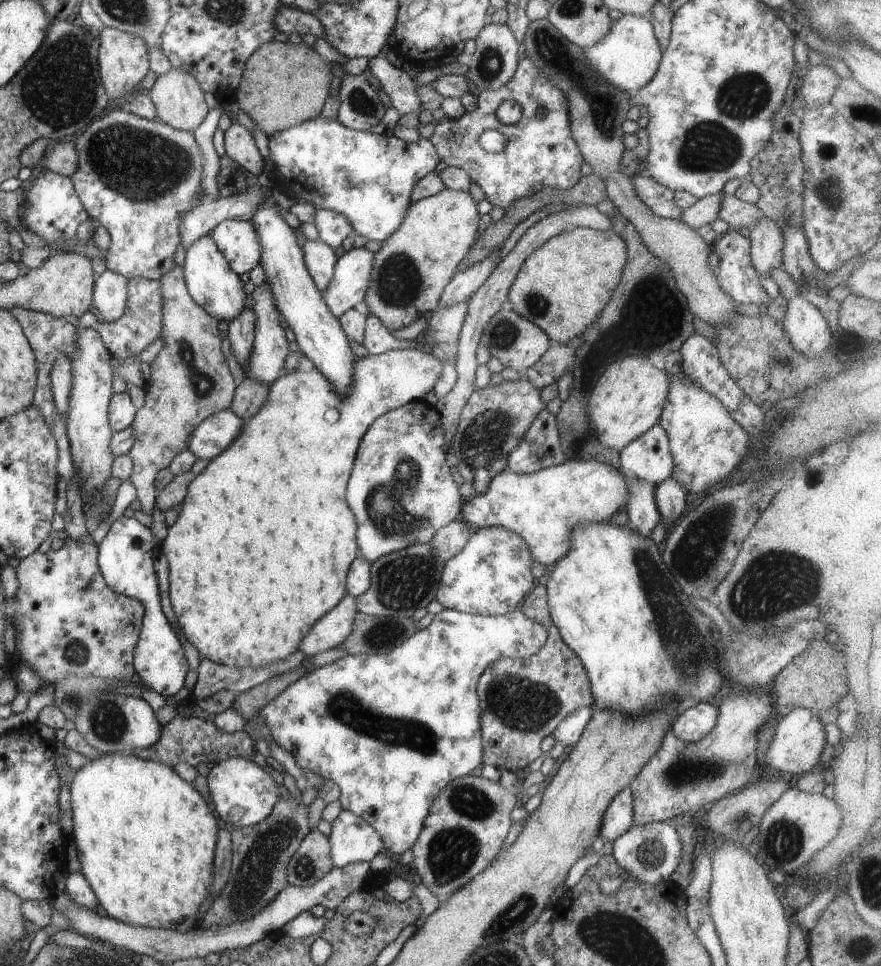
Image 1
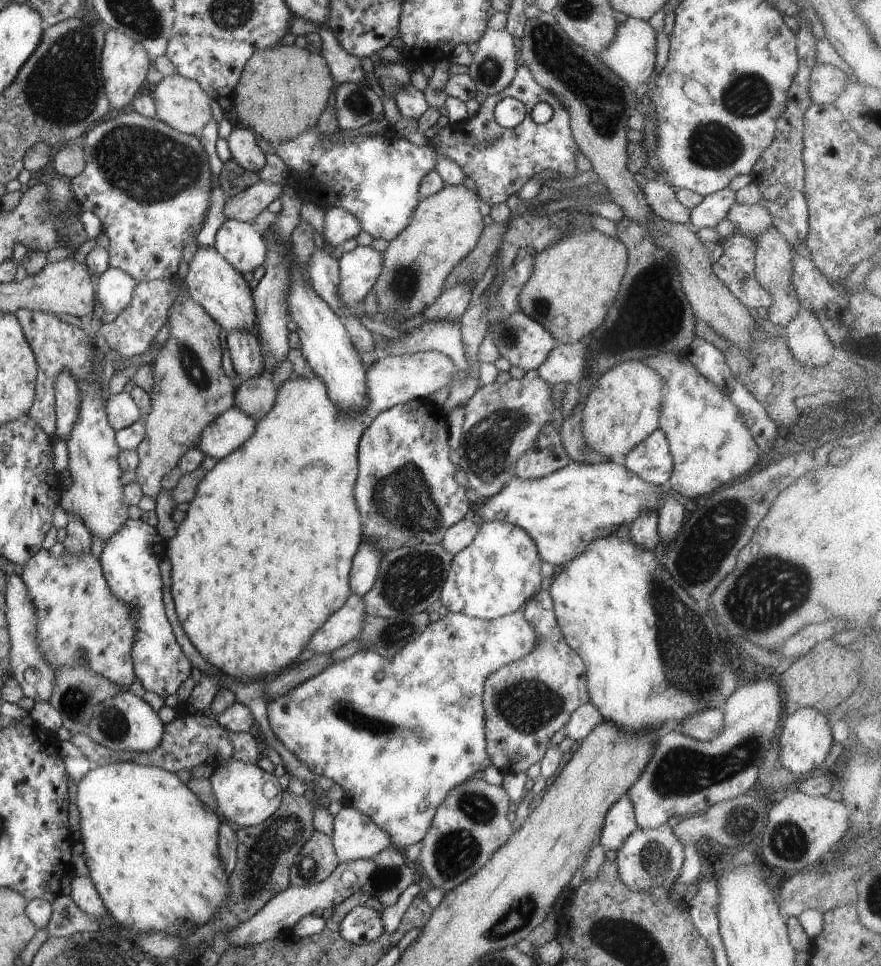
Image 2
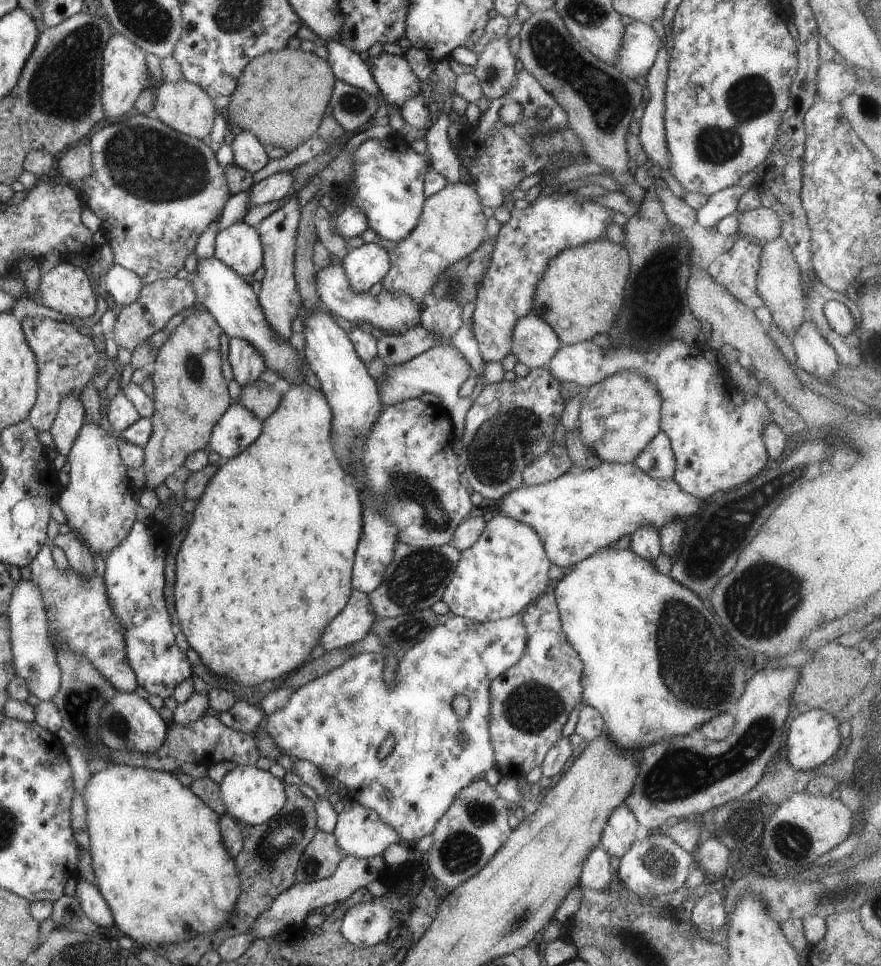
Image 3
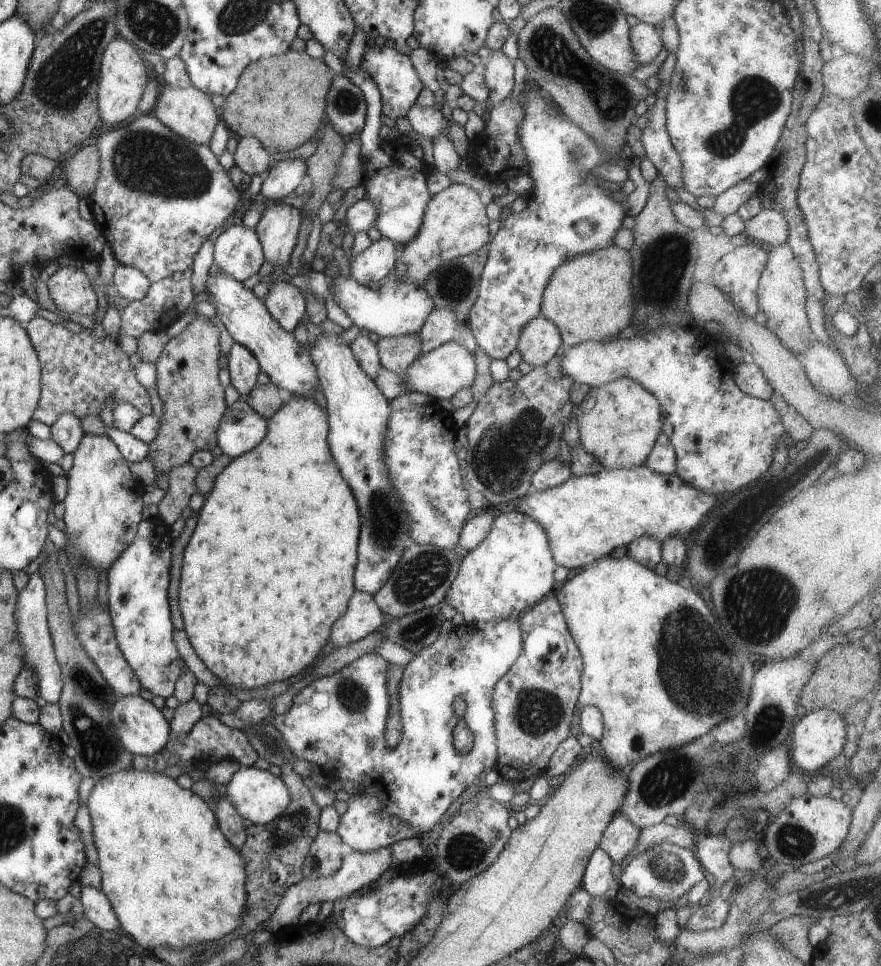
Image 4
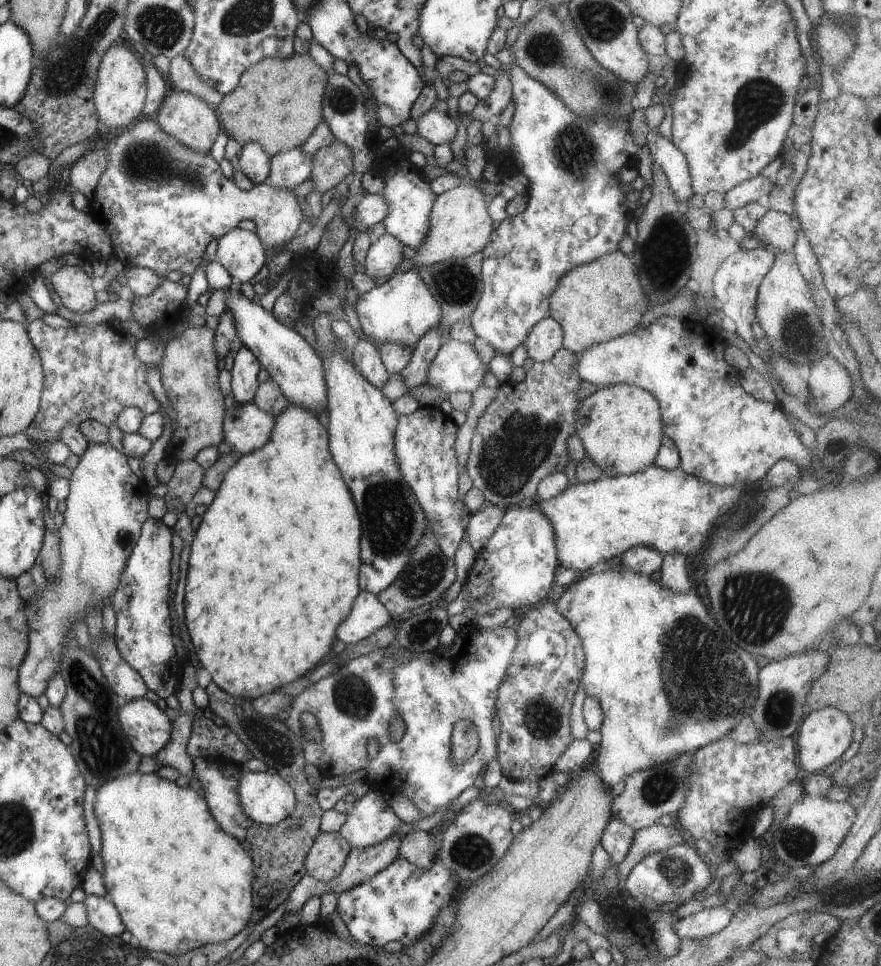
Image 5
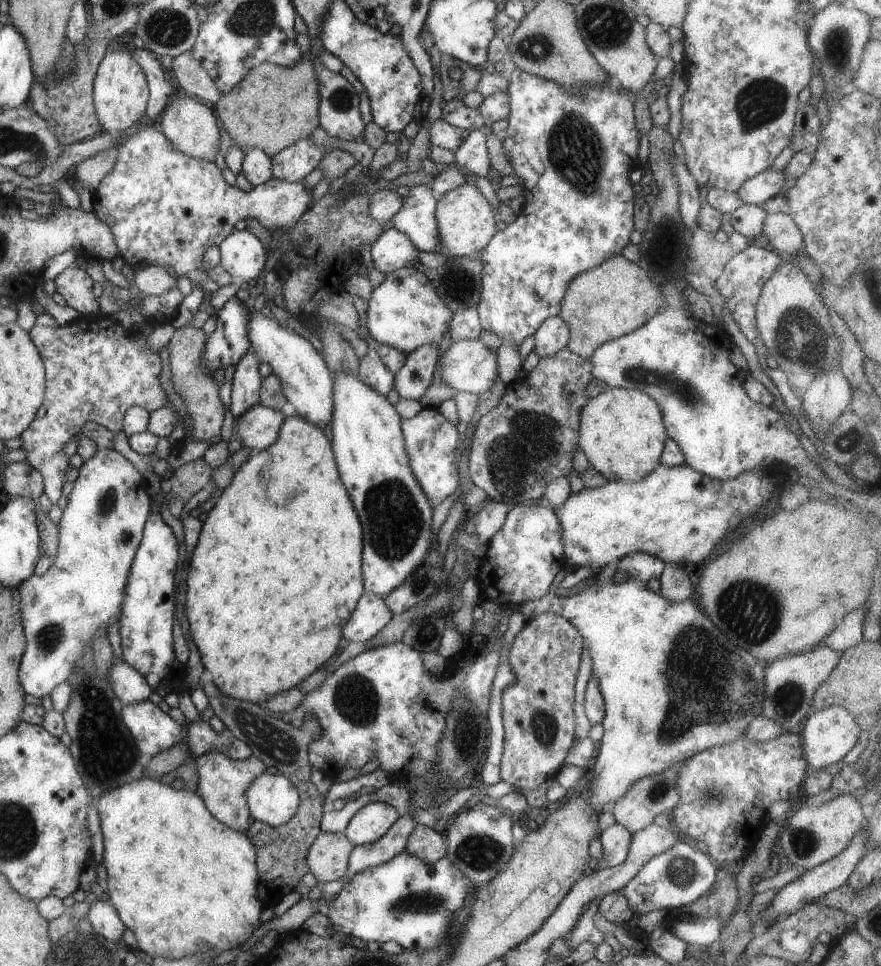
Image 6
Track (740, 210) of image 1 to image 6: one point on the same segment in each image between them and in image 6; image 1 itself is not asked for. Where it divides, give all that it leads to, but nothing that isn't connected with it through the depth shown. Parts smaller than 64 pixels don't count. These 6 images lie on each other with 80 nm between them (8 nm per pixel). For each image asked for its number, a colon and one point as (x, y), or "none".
2: (751, 221)
3: (761, 224)
4: (768, 227)
5: (777, 230)
6: (783, 236)

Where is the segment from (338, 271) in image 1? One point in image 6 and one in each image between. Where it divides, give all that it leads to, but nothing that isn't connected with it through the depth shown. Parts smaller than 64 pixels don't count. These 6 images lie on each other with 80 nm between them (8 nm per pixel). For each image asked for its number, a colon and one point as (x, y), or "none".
2: (358, 269)
3: (364, 266)
4: (377, 260)
5: (384, 253)
6: (391, 251)

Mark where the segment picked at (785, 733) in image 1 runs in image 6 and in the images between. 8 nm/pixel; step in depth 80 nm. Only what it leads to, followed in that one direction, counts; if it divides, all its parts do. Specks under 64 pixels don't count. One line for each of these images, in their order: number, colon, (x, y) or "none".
2: (805, 739)
3: (813, 737)
4: (818, 736)
5: (823, 735)
6: (828, 734)

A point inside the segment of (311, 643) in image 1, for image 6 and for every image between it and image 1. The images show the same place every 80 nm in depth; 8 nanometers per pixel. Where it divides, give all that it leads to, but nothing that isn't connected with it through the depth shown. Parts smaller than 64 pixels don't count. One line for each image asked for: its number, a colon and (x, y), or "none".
2: (344, 624)
3: (354, 621)
4: (362, 616)
5: (367, 614)
6: (369, 615)

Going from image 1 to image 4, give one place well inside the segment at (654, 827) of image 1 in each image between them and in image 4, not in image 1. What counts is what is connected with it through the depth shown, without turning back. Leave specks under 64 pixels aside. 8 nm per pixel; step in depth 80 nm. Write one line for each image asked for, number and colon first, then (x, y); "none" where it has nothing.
2: (648, 858)
3: (653, 866)
4: (664, 871)

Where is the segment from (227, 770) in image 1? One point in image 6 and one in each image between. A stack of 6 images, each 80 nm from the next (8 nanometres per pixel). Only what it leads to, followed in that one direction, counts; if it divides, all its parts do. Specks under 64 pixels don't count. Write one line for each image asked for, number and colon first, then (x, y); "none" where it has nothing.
2: (246, 795)
3: (252, 796)
4: (258, 796)
5: (265, 798)
6: (272, 800)

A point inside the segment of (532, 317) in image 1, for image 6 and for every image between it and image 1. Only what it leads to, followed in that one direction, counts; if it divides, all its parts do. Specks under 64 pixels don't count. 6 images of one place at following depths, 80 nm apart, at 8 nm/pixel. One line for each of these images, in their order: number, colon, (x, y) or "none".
2: (573, 283)
3: (581, 291)
4: (588, 297)
5: (594, 302)
6: (616, 297)

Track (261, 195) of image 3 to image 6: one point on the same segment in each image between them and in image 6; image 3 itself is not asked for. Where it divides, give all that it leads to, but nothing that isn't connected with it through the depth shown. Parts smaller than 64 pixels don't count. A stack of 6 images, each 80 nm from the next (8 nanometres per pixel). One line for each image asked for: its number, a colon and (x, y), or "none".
4: (284, 175)
5: (288, 168)
6: (291, 164)

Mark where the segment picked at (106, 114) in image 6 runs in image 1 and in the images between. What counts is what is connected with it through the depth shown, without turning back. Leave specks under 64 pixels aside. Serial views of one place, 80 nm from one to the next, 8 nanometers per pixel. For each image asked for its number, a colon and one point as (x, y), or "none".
1: (122, 58)
2: (123, 63)
3: (124, 74)
4: (123, 73)
5: (119, 90)

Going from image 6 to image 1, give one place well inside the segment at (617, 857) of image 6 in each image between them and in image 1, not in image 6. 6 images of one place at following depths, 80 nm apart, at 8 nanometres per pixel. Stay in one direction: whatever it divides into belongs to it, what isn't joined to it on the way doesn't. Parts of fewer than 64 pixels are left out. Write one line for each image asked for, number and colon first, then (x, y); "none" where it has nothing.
1: (618, 817)
2: (619, 822)
3: (621, 829)
4: (619, 836)
5: (615, 839)

